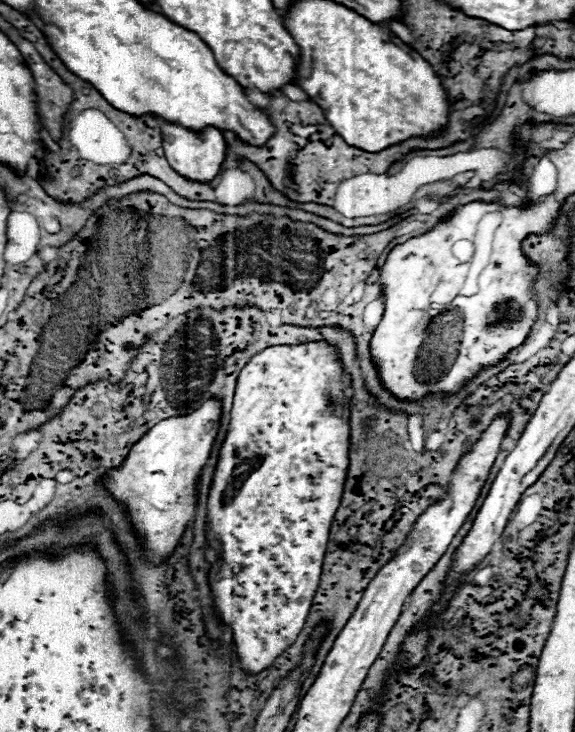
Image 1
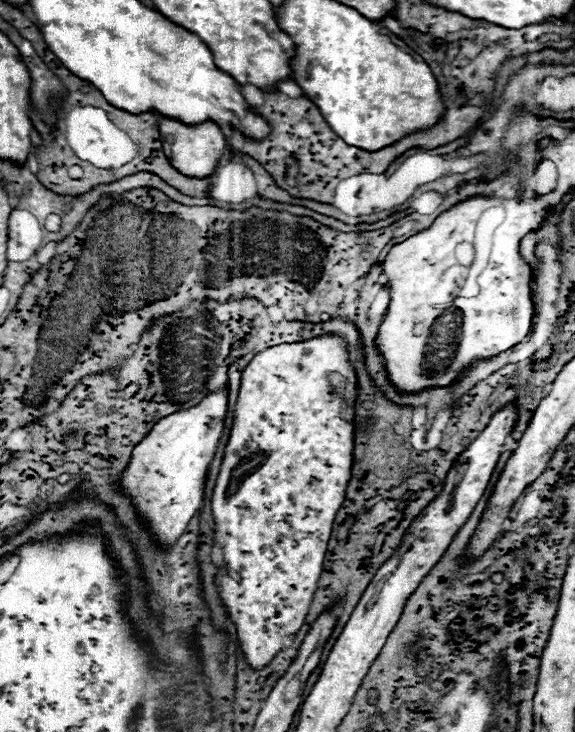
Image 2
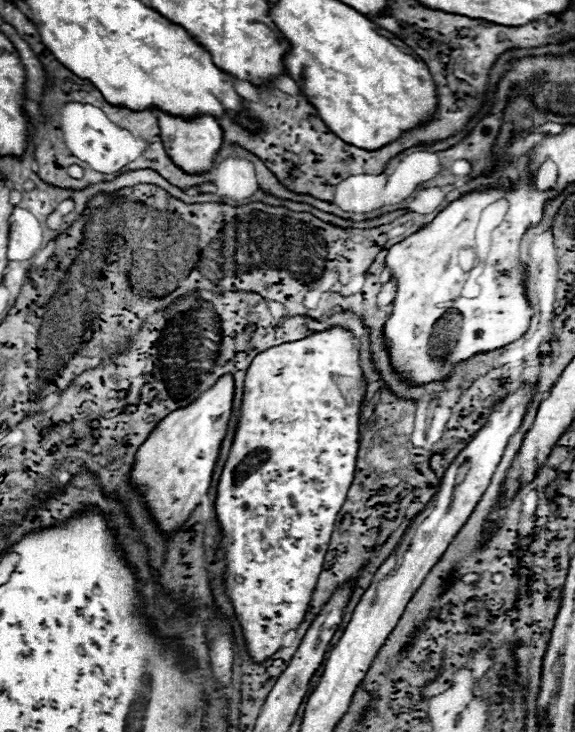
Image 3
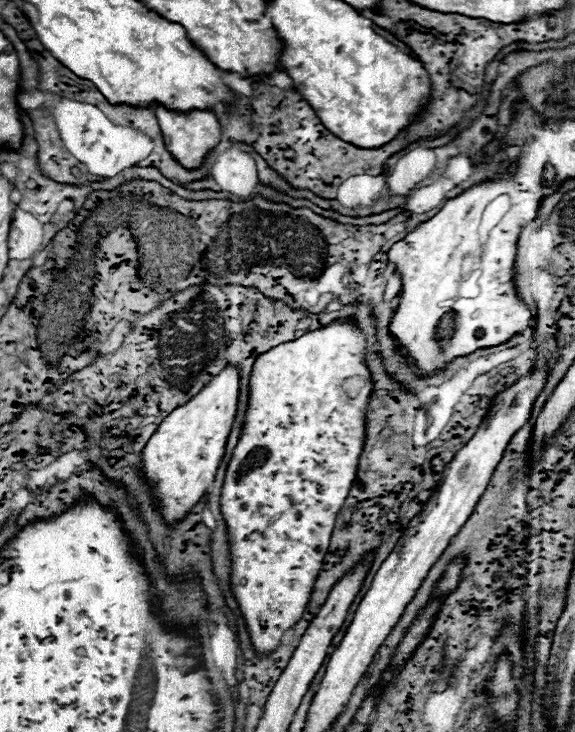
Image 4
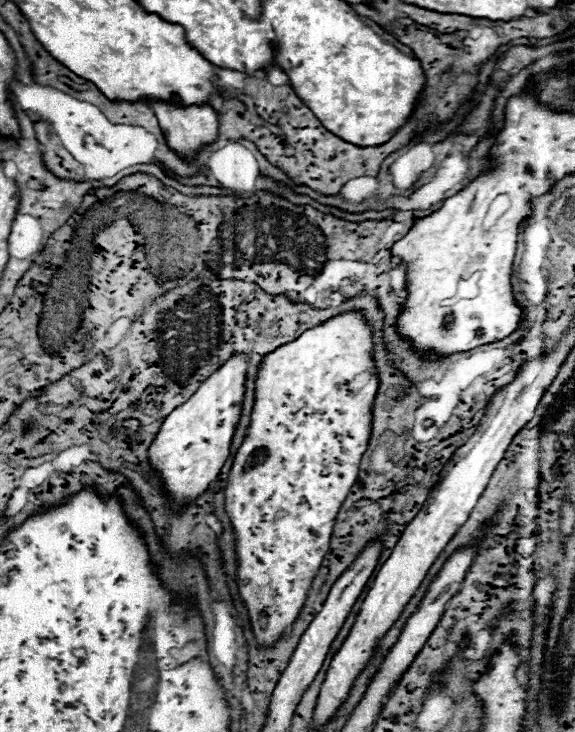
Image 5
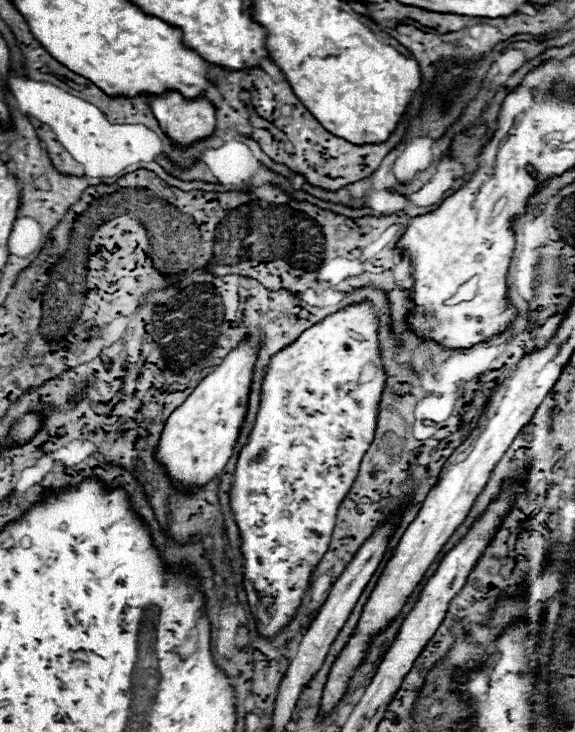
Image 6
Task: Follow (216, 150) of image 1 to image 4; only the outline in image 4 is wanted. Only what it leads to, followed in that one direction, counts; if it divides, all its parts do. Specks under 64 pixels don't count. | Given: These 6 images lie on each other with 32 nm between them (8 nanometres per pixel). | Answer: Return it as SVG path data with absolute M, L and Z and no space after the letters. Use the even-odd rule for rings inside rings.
M152 106L152 110L156 110L156 118L160 122L160 130L162 130L166 150L186 170L200 168L206 162L208 154L220 144L220 134L222 132L220 132L220 124L218 124L218 120L216 120L216 116L212 112L194 110L190 114L180 114L180 112L170 112L170 110L162 108L162 106Z

